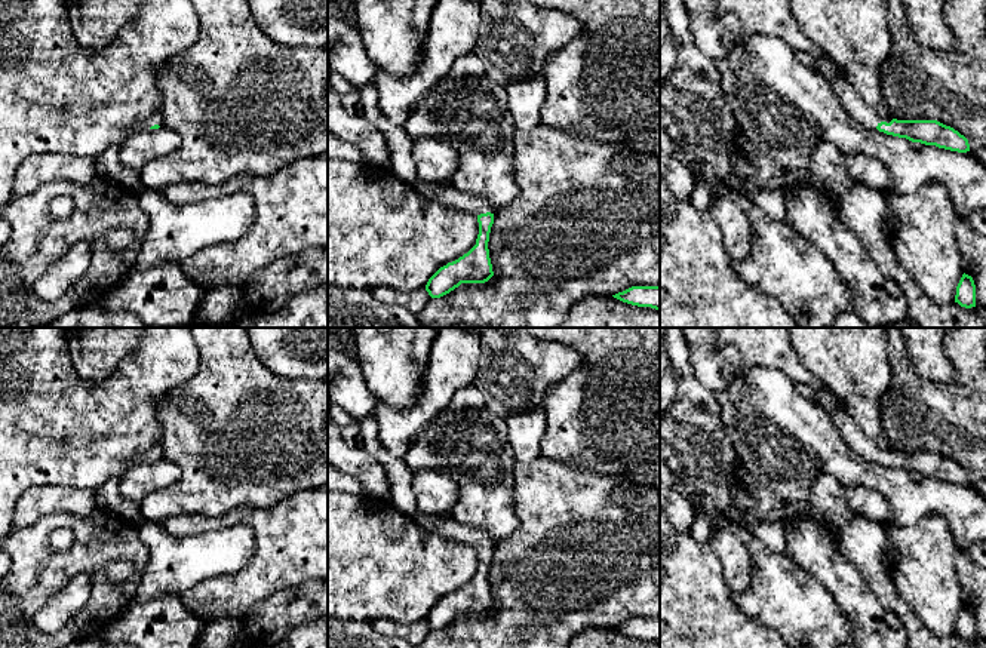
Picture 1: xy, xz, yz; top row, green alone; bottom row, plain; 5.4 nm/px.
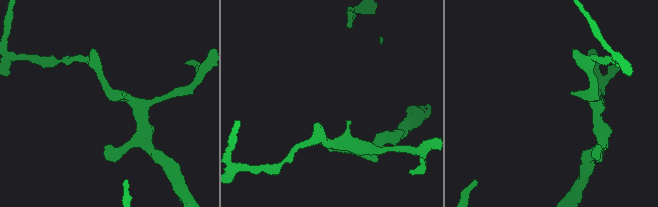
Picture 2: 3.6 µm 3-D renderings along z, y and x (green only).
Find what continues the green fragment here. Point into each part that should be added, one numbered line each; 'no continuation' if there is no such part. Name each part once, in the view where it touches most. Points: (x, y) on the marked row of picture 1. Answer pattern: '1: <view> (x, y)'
1: yz (854, 106)

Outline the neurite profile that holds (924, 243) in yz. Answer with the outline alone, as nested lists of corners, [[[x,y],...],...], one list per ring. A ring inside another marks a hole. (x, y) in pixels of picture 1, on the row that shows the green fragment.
[[[931,182],[910,194],[899,194],[888,190],[882,193],[887,214],[897,221],[897,230],[888,240],[894,257],[936,304],[946,305],[953,302],[964,268],[955,236],[958,215],[944,185]]]

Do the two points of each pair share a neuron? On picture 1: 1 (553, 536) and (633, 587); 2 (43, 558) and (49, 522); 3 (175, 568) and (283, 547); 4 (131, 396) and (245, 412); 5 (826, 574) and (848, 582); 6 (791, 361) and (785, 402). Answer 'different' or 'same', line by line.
1: same
2: same
3: different
4: different
5: same
6: different

